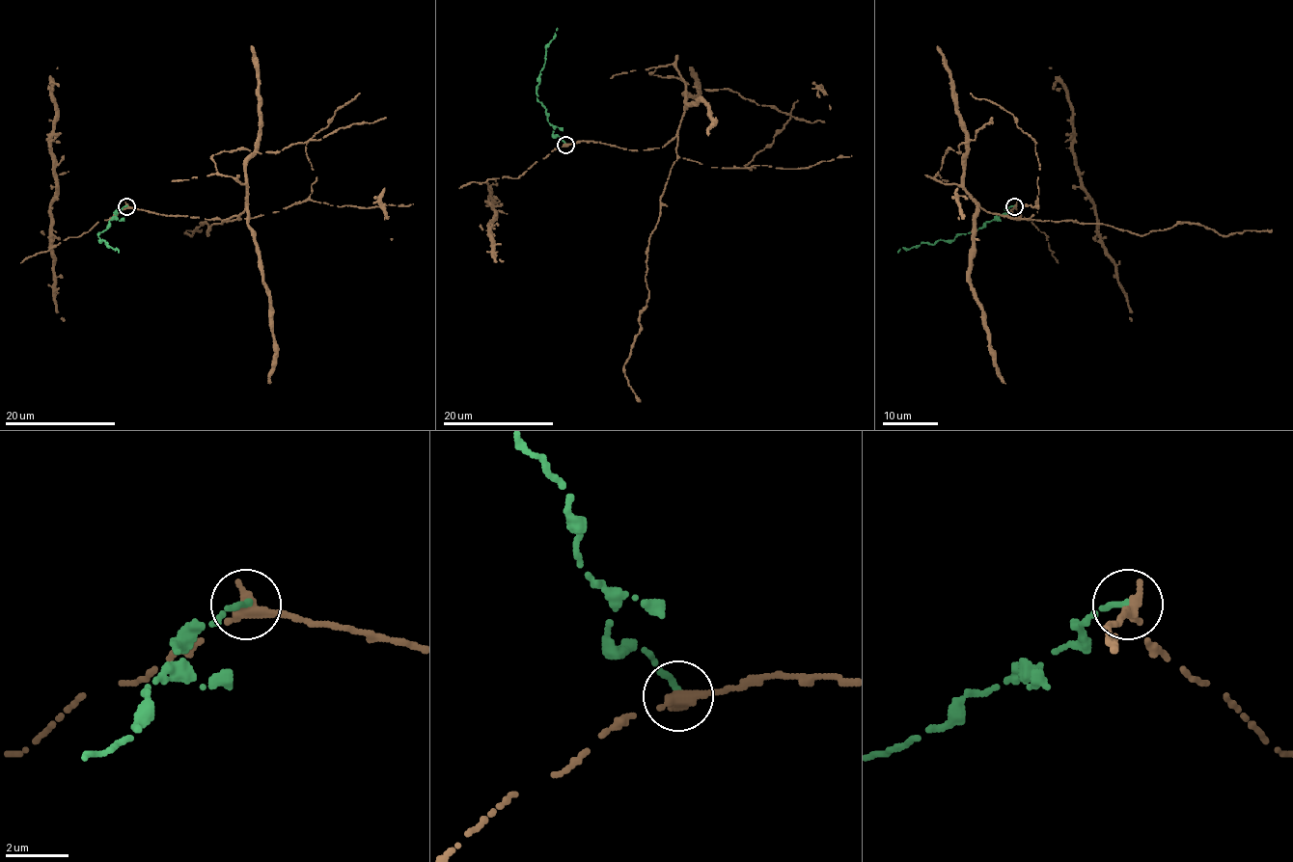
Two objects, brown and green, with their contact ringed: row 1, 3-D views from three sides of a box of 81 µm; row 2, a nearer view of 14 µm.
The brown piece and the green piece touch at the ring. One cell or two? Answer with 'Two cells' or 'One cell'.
Two cells

